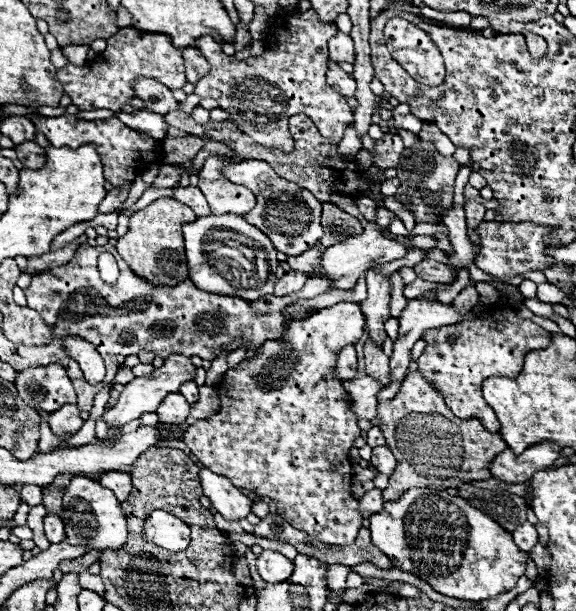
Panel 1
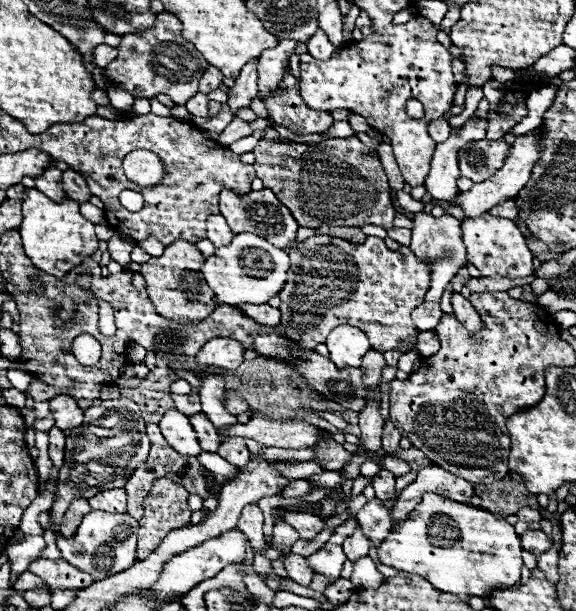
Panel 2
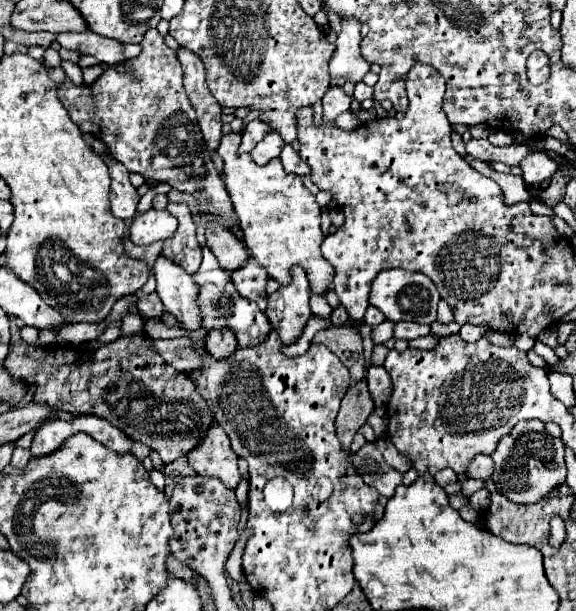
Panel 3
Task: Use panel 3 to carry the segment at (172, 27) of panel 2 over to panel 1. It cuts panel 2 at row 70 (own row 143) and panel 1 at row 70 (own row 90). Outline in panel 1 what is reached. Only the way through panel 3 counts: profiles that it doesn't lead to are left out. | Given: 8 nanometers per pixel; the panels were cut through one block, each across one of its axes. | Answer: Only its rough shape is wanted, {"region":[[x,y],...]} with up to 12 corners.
{"region":[[120,28],[84,66],[58,68],[80,110],[120,112],[132,80],[186,84],[170,36]]}

